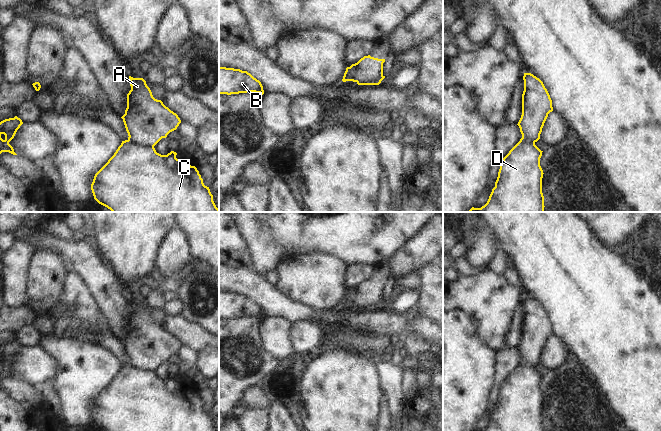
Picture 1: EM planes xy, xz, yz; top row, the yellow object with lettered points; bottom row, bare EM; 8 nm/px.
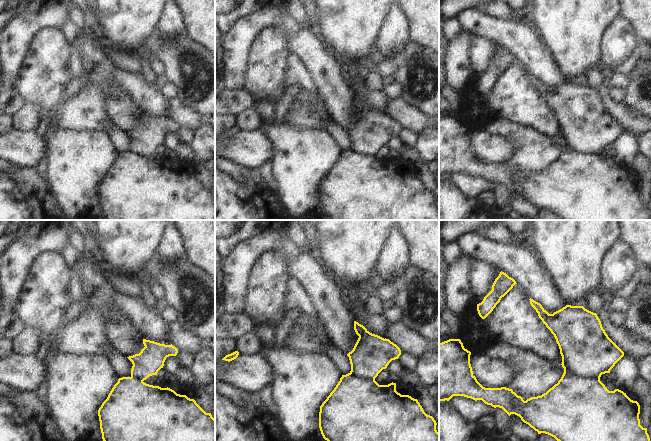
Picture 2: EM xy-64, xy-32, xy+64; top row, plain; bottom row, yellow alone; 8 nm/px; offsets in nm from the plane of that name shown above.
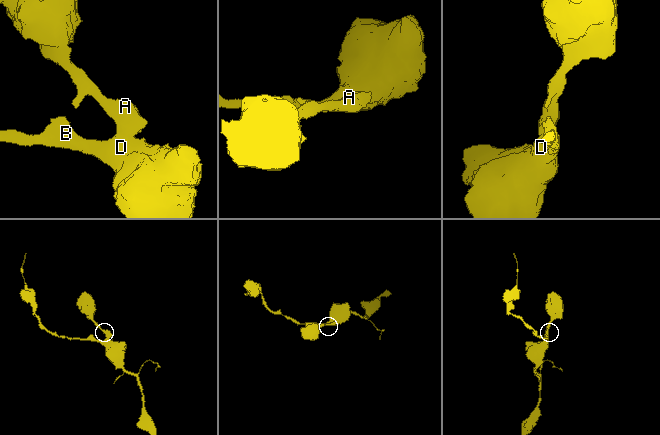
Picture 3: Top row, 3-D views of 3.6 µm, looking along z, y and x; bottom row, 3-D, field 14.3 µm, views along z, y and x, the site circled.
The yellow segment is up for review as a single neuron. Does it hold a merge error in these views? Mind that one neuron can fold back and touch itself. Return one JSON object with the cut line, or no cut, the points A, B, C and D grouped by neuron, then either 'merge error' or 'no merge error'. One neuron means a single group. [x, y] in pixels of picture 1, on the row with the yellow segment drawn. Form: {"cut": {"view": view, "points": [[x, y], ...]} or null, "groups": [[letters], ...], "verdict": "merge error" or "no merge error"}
{"cut": {"view": "xy", "points": [[128, 139], [141, 146], [153, 147]]}, "groups": [["A"], ["B", "C", "D"]], "verdict": "merge error"}

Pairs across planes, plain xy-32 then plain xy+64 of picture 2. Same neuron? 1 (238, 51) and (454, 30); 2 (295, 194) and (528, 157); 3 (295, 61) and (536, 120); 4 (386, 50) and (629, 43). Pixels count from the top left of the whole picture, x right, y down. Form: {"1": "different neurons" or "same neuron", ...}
{"1": "different neurons", "2": "same neuron", "3": "same neuron", "4": "same neuron"}

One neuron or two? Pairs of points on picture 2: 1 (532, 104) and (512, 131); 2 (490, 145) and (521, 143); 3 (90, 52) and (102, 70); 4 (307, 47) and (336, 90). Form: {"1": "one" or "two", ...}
{"1": "two", "2": "two", "3": "one", "4": "one"}

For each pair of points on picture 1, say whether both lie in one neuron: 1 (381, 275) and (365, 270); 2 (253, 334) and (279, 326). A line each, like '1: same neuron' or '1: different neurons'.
1: different neurons
2: different neurons

